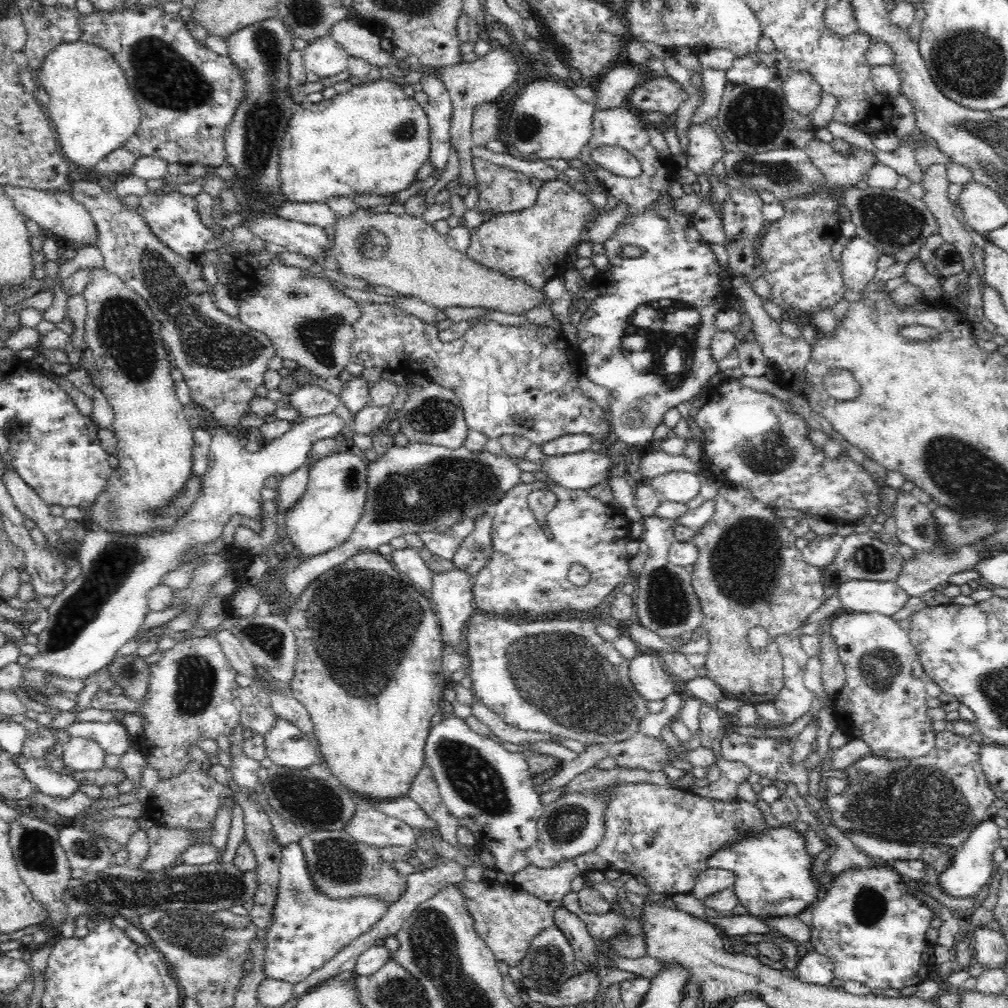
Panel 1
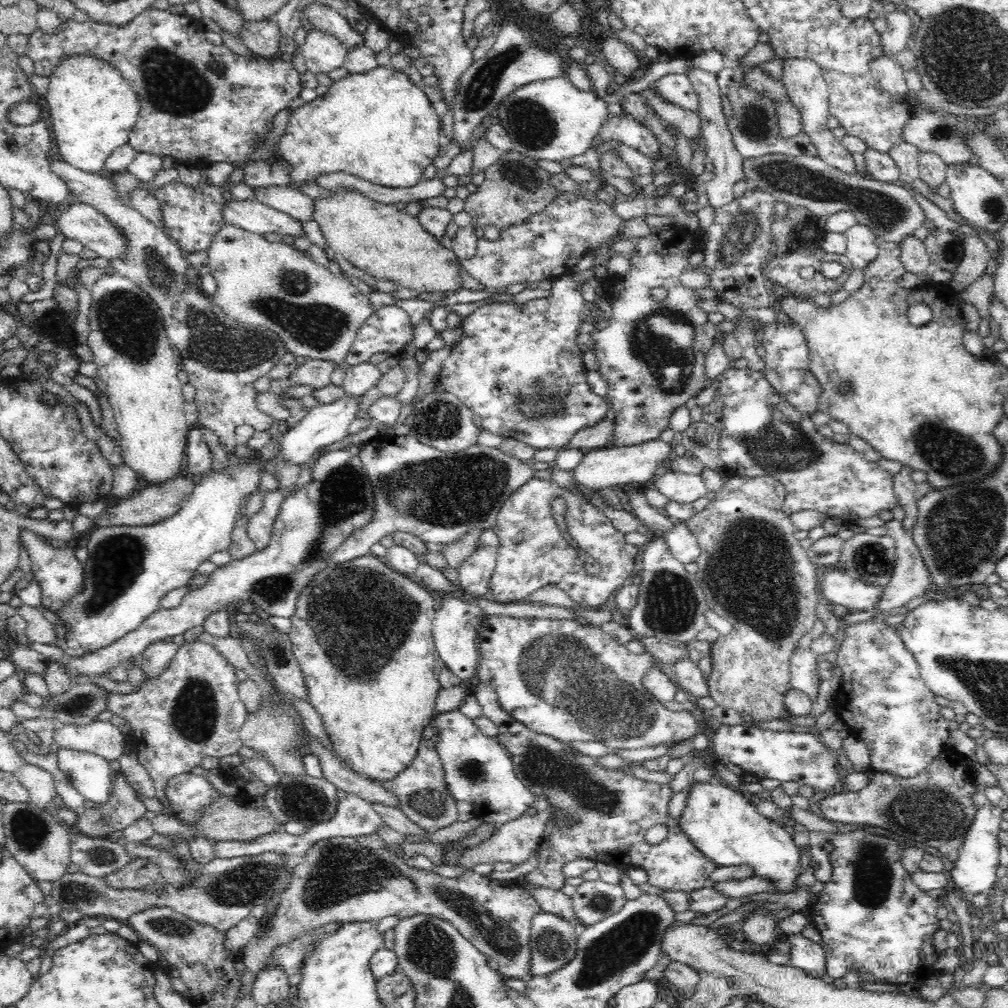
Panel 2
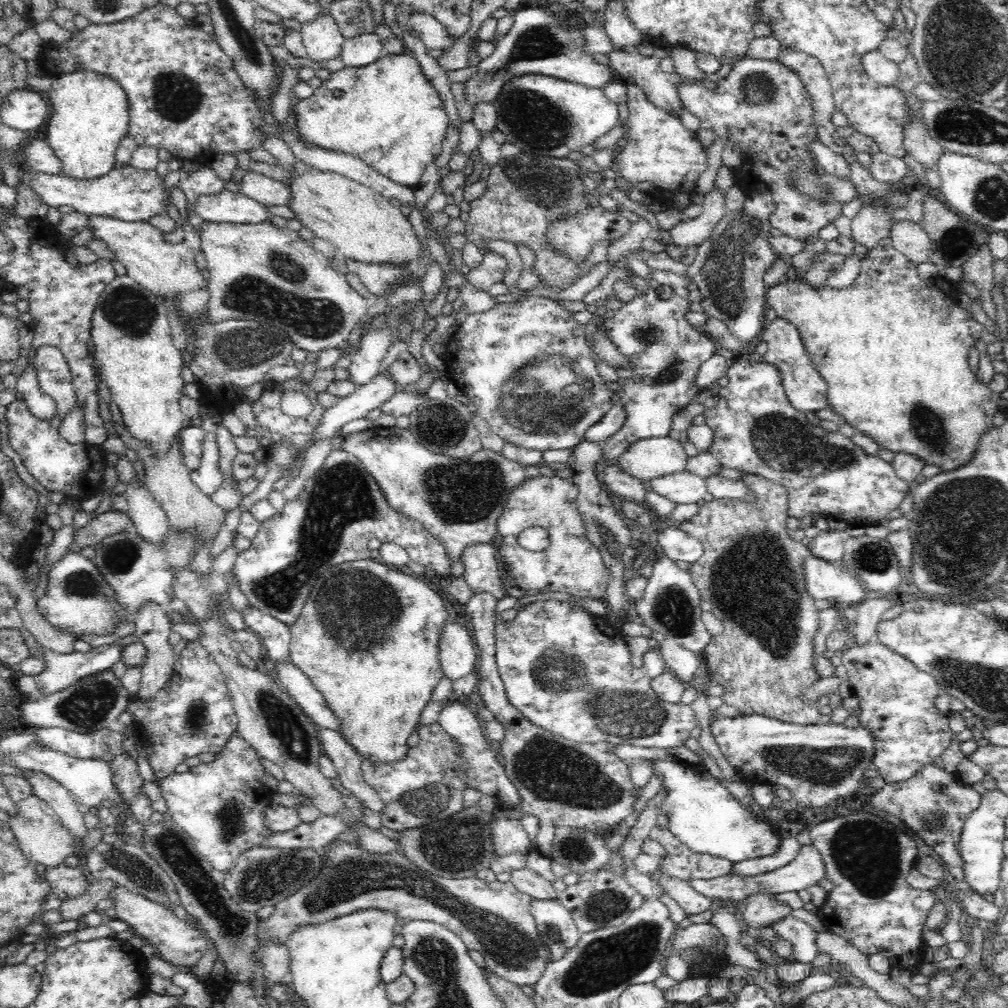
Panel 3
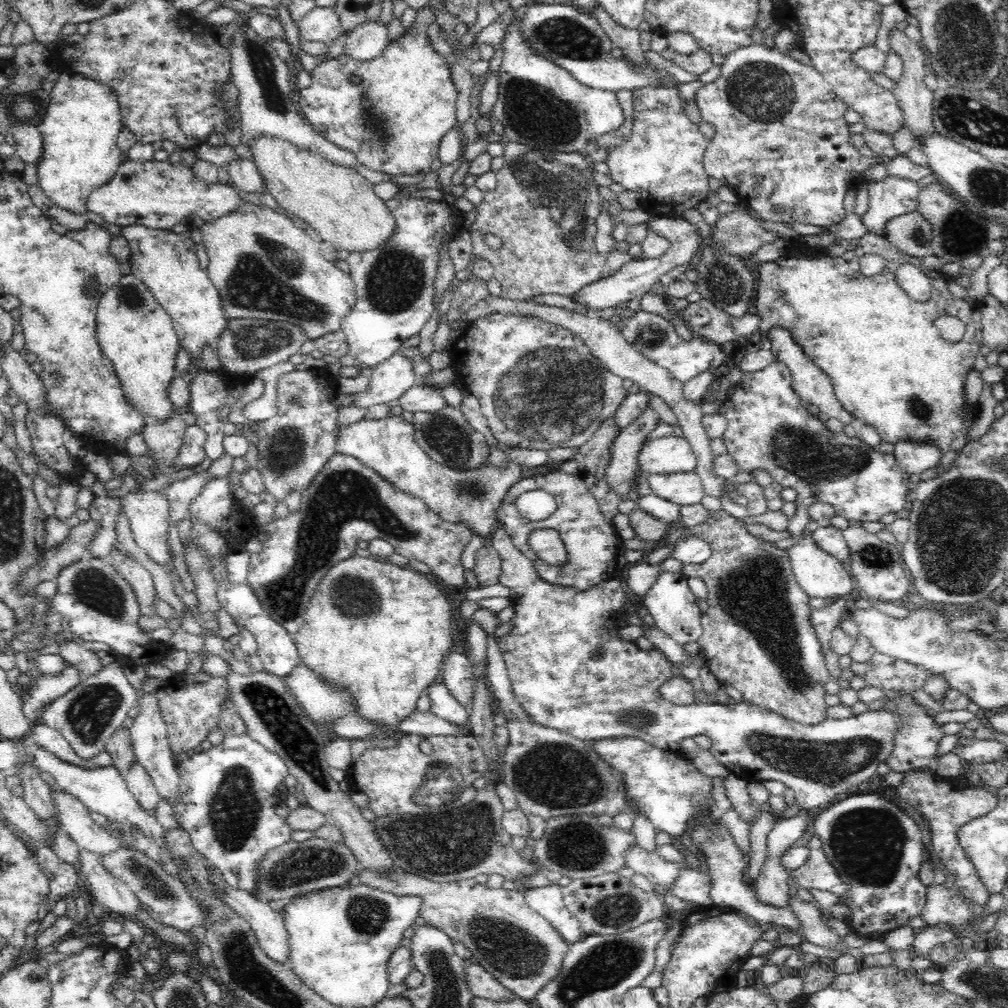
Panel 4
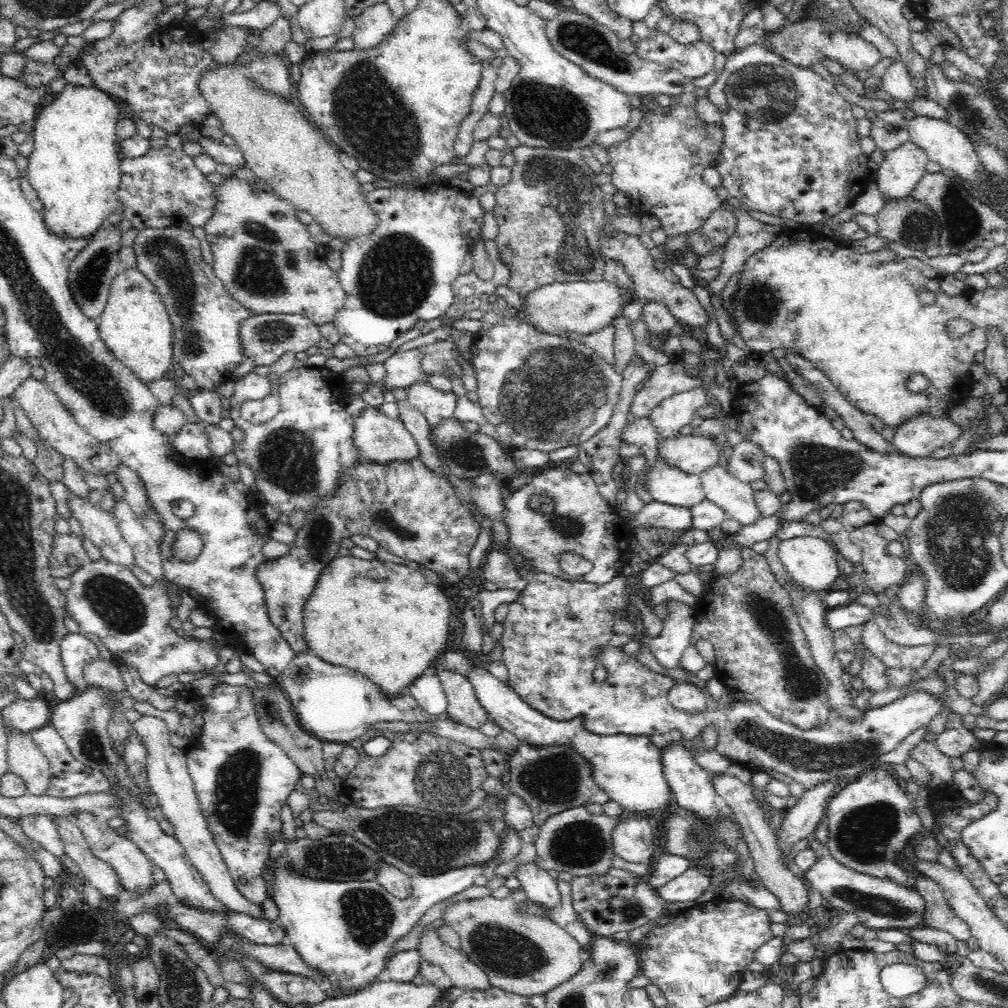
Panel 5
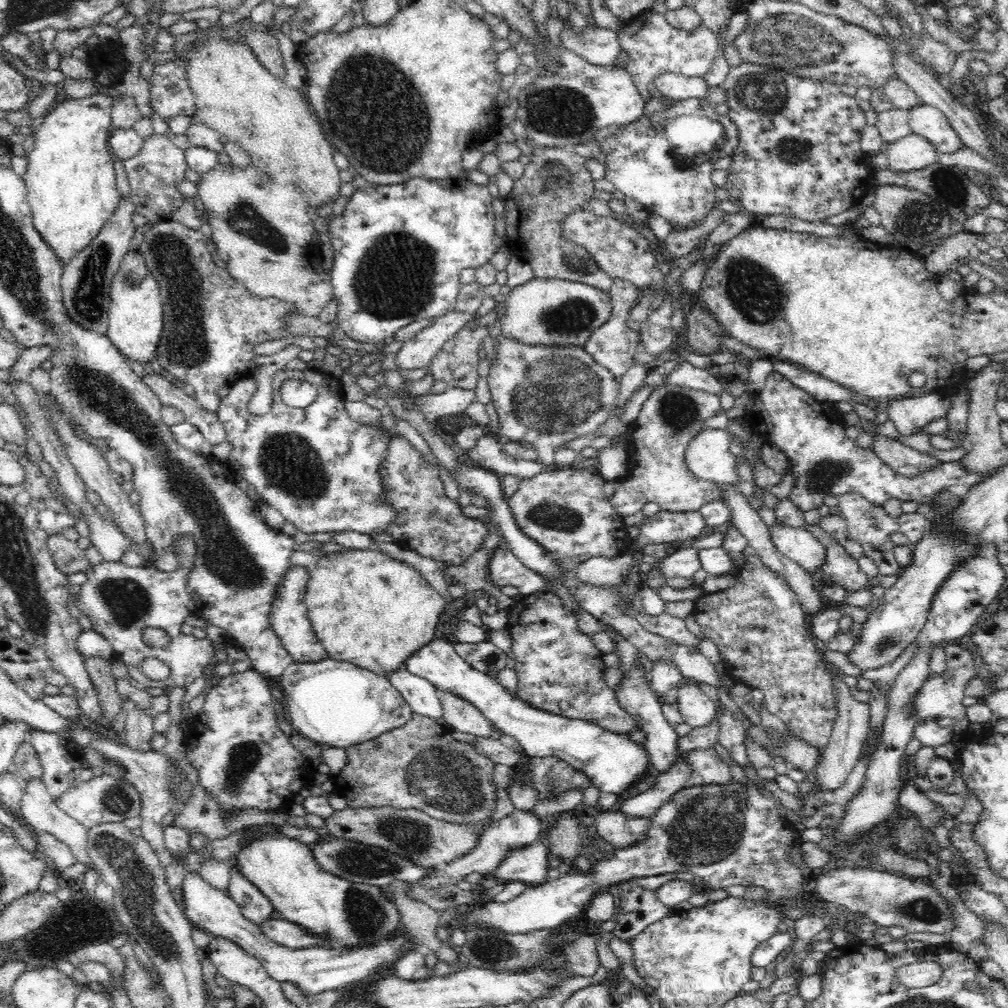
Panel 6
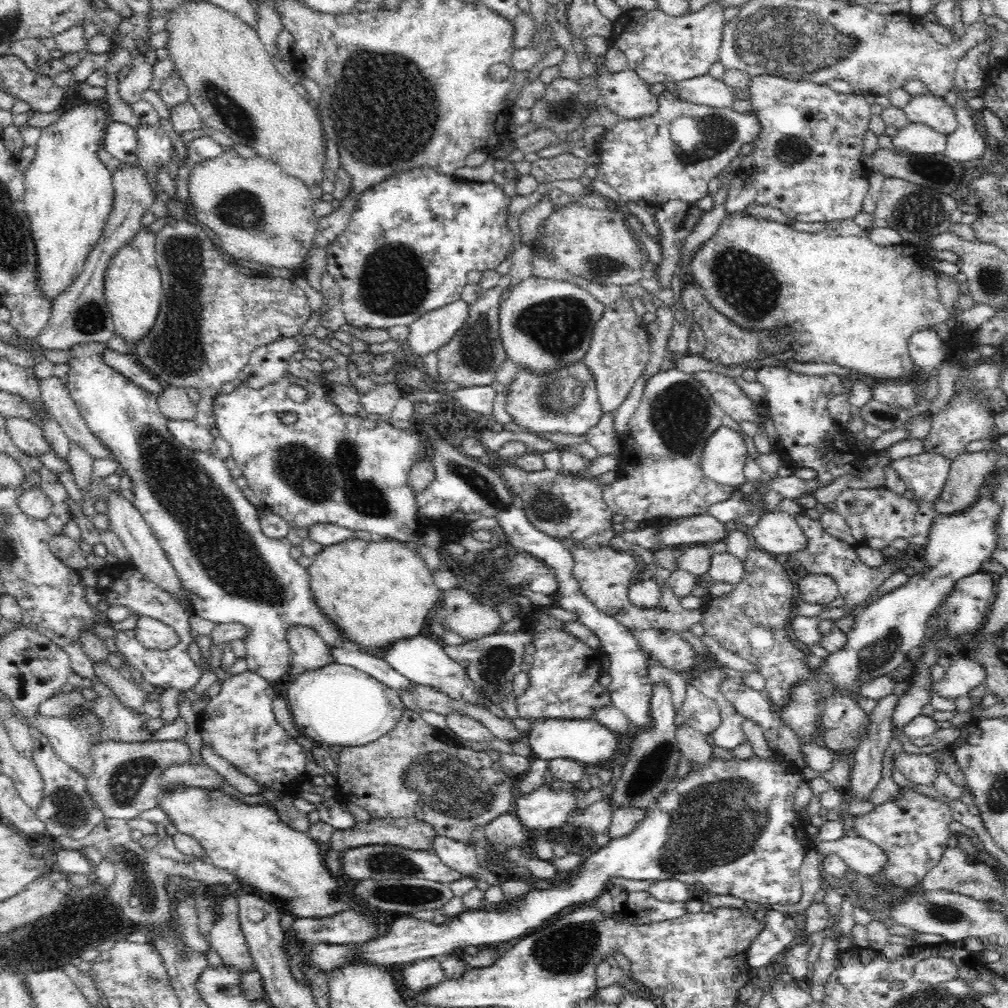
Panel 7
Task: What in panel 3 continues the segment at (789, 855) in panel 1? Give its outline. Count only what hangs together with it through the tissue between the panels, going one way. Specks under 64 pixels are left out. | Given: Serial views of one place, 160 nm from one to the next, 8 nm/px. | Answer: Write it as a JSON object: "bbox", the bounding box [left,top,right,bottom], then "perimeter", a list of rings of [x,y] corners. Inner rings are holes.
{"bbox":[650,760,782,864],"perimeter":[[[650,760],[650,763],[654,773],[664,779],[662,791],[666,791],[666,796],[661,811],[668,816],[667,827],[691,850],[733,864],[778,852],[782,841],[770,825],[759,819],[754,809],[744,808],[702,764],[683,765],[670,760]]]}

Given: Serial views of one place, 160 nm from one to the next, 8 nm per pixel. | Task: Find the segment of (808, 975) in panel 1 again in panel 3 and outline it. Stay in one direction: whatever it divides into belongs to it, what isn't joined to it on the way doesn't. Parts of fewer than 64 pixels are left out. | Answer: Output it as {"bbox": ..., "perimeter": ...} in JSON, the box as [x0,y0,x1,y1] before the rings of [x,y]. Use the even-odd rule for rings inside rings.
{"bbox":[771,915,820,963],"perimeter":[[[786,915],[783,919],[771,924],[771,927],[775,930],[777,938],[792,943],[792,960],[811,963],[818,956],[820,950],[816,942],[817,931],[808,923],[792,915]]]}

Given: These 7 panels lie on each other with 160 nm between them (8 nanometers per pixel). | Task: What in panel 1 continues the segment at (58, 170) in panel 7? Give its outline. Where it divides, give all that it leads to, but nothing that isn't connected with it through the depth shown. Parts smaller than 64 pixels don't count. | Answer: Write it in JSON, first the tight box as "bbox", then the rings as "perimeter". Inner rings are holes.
{"bbox":[35,44,141,166],"perimeter":[[[59,44],[46,54],[35,77],[48,93],[46,113],[56,124],[61,152],[78,166],[96,166],[112,150],[124,147],[140,124],[141,110],[125,72],[107,50],[95,44]]]}

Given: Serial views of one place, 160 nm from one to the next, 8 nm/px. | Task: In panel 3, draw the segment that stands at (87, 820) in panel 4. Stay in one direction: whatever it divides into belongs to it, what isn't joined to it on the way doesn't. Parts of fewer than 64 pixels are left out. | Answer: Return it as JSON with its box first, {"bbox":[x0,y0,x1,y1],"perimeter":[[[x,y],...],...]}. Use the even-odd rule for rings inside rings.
{"bbox":[21,770,89,843],"perimeter":[[[21,770],[31,785],[32,795],[46,801],[56,811],[62,826],[70,831],[72,838],[81,843],[89,829],[84,825],[84,813],[80,812],[68,790],[62,784],[52,781],[48,775]]]}

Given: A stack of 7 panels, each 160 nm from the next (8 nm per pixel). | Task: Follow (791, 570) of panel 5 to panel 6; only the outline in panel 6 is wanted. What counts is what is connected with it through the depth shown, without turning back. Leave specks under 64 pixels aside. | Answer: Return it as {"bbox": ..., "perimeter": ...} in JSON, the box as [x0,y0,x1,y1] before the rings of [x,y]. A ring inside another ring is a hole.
{"bbox":[769,523,826,575],"perimeter":[[[776,523],[769,527],[769,533],[776,548],[785,557],[804,567],[810,575],[818,570],[826,558],[825,546],[806,529]]]}

